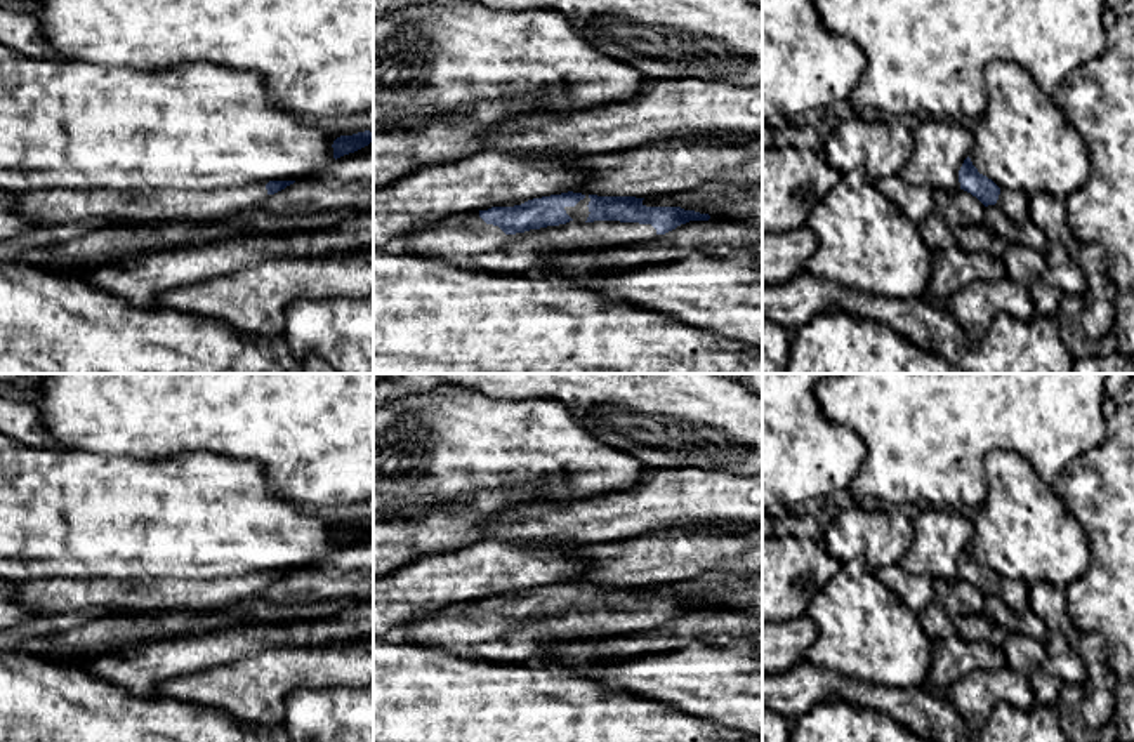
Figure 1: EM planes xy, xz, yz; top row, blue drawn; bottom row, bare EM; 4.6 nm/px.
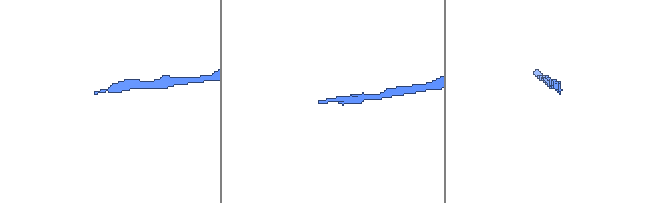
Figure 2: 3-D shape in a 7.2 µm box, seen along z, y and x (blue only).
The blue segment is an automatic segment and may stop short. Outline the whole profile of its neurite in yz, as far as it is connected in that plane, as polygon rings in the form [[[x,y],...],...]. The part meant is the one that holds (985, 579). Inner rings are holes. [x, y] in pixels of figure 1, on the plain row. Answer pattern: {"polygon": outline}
{"polygon": [[[969,546],[959,560],[959,572],[960,579],[976,586],[985,596],[997,593],[1014,613],[1019,615],[1030,608],[1028,586],[1023,580],[1000,579],[978,561]]]}

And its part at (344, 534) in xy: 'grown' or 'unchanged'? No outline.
unchanged

